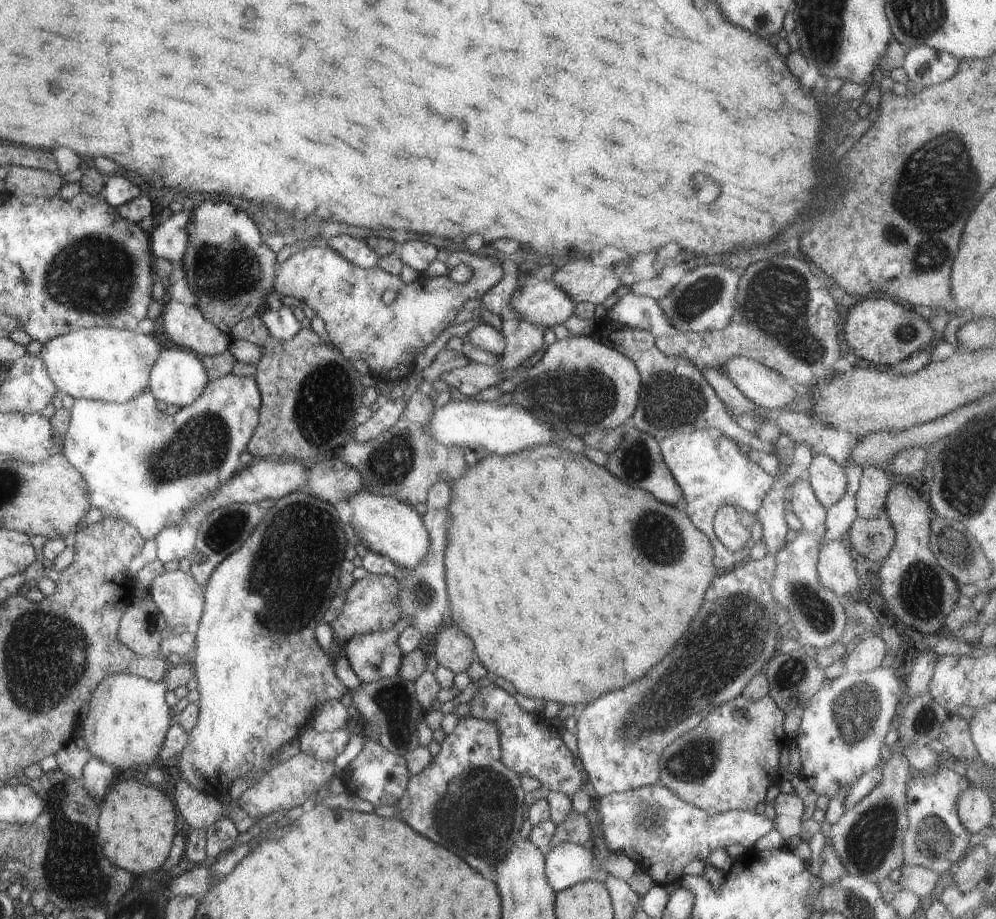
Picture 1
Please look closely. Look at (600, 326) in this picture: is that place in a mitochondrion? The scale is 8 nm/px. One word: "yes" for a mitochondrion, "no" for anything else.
no

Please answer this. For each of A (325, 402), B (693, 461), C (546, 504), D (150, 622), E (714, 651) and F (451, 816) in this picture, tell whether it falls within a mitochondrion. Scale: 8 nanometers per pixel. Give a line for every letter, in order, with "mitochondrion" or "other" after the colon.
A: mitochondrion
B: mitochondrion
C: other
D: mitochondrion
E: mitochondrion
F: mitochondrion

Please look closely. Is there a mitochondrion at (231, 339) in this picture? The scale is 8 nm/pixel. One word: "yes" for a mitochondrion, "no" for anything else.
no

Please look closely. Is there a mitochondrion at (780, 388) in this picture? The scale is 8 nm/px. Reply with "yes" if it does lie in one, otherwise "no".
no

